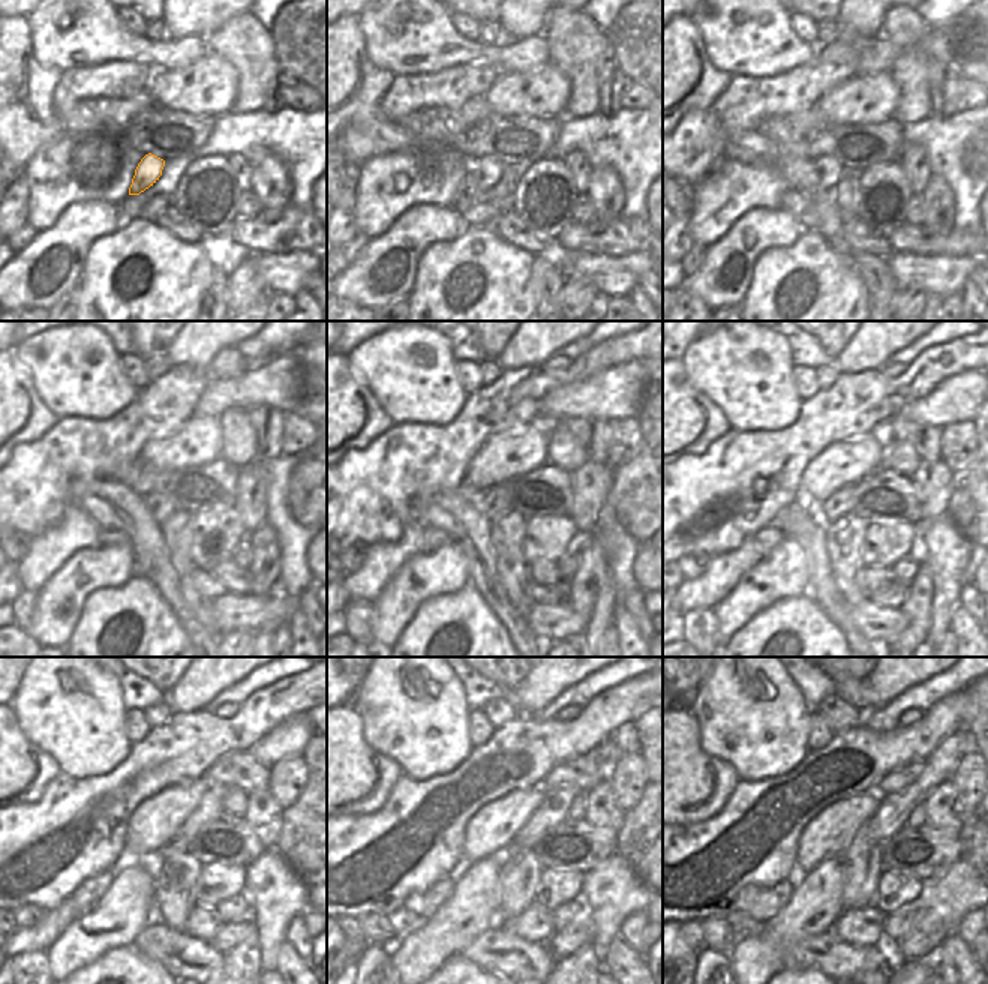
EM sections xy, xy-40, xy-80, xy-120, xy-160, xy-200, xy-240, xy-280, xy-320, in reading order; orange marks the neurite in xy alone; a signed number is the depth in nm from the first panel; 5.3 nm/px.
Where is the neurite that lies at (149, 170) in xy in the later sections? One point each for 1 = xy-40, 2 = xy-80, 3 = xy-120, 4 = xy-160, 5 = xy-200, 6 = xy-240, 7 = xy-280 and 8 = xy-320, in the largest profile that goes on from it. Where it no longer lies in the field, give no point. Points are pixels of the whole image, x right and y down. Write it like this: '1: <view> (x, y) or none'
1: xy-40 (485, 171)
2: xy-80 (829, 171)
3: xy-120 (159, 506)
4: xy-160 (496, 501)
5: xy-200 (841, 503)
6: xy-240 (212, 806)
7: xy-280 (555, 806)
8: xy-320 (894, 809)

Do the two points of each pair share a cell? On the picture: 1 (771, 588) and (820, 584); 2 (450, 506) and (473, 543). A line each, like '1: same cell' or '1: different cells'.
1: different cells
2: same cell

